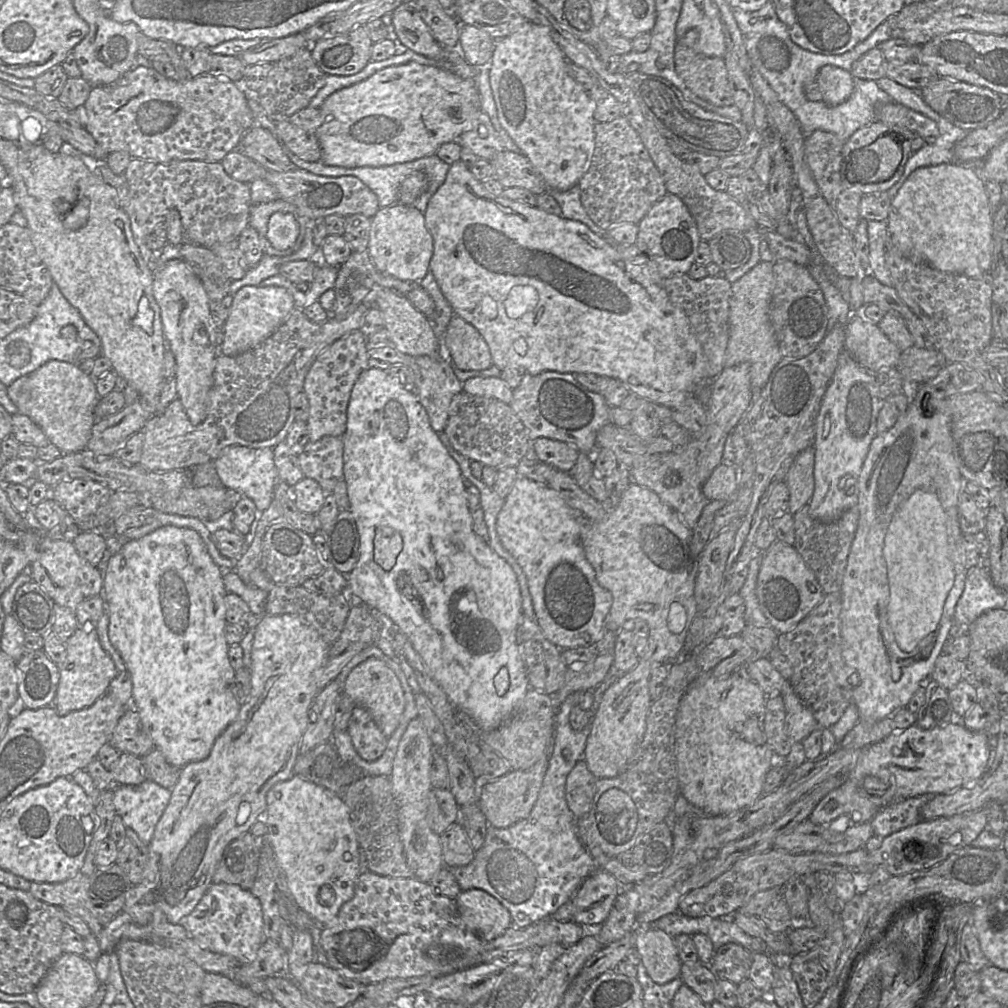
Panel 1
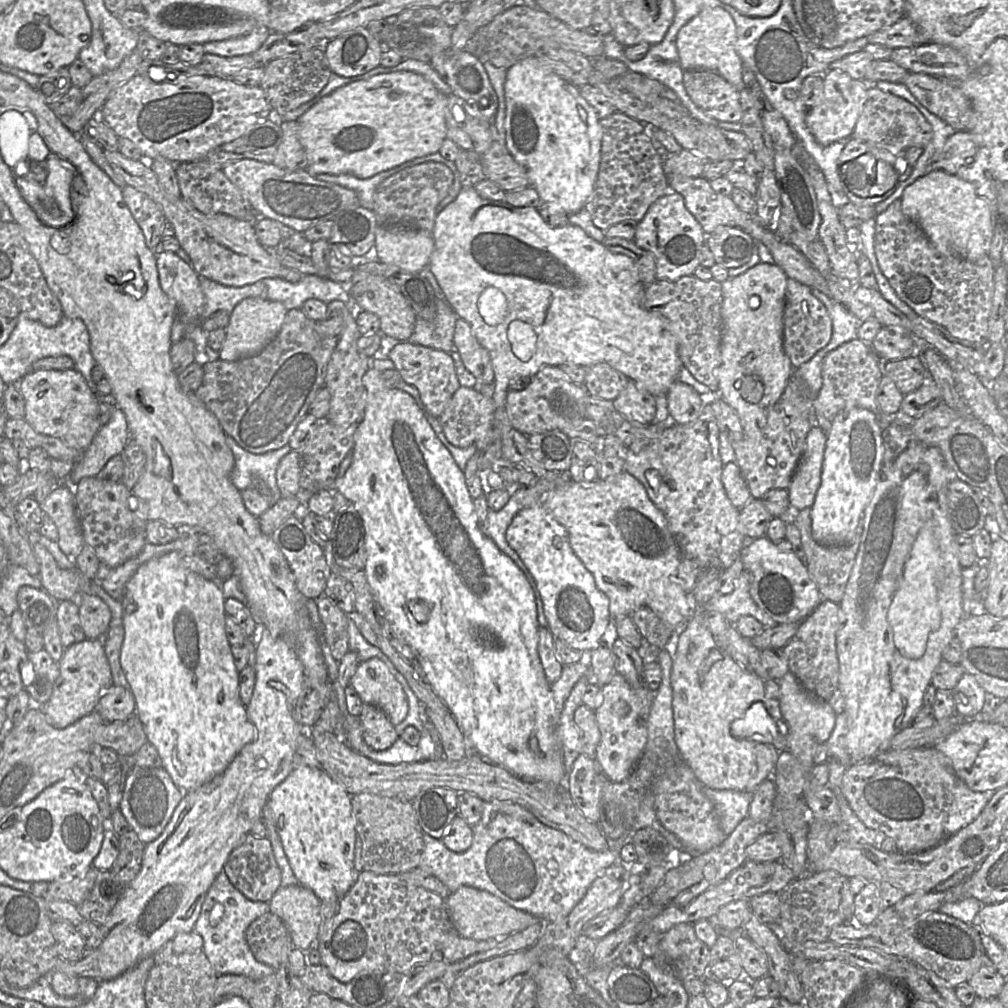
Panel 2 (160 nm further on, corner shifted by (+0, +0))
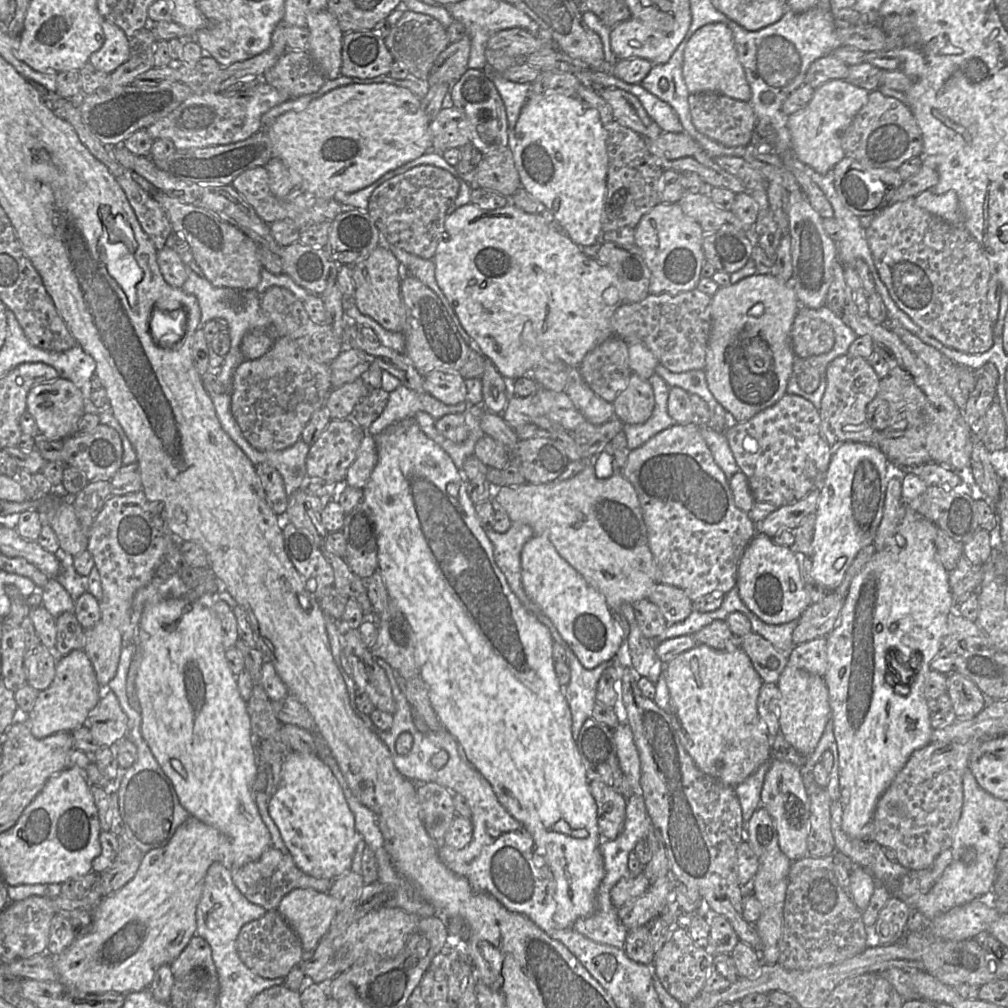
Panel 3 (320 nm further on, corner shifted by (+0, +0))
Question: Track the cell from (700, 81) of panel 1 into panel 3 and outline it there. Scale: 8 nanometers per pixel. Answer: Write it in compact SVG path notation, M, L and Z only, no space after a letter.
M714 92L690 94L688 101L693 124L700 133L725 147L746 147L750 144L757 123L750 101L740 101Z

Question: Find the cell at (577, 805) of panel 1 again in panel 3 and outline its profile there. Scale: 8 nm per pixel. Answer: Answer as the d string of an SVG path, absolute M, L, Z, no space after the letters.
M590 781L589 788L597 805L600 836L616 839L623 828L627 799L603 782Z

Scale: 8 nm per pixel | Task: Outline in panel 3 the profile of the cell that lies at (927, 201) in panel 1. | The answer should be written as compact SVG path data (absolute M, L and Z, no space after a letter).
M925 190L914 197L914 203L951 224L962 225L960 204L954 191L938 195L930 190Z

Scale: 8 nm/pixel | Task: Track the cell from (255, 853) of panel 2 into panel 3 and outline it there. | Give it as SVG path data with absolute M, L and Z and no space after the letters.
M272 845L269 846L258 860L246 863L241 867L229 867L231 877L238 890L251 903L269 910L277 910L282 898L294 889L310 888L328 893L334 879L315 878L304 873L295 864L291 854L283 854Z

